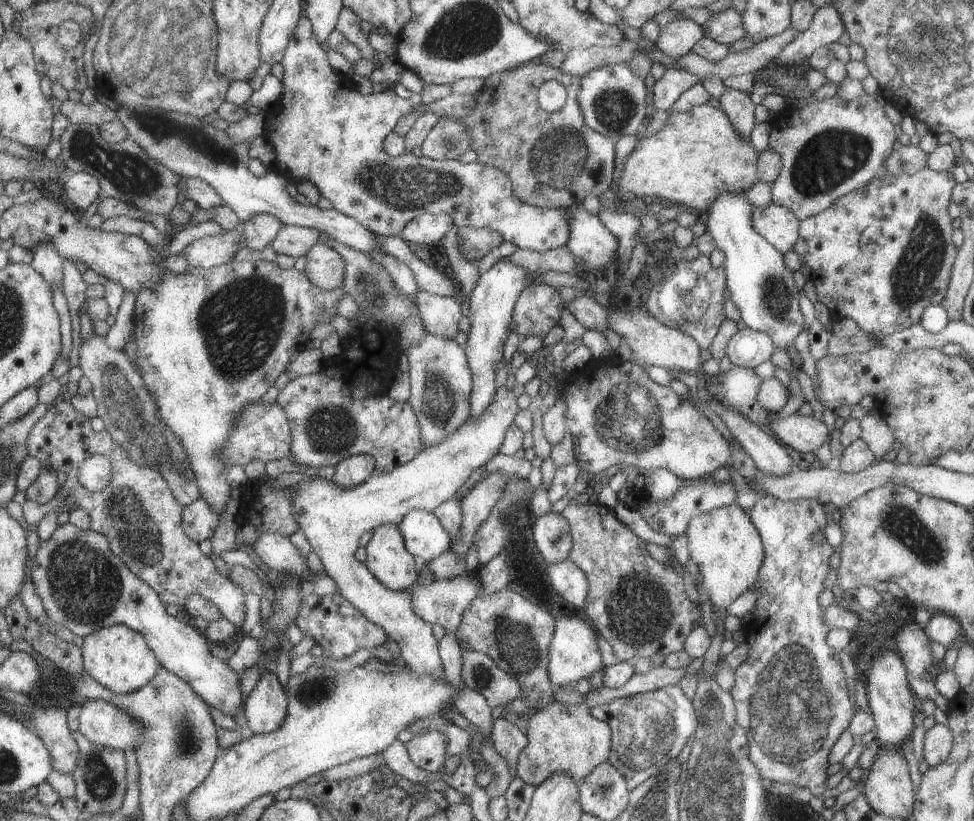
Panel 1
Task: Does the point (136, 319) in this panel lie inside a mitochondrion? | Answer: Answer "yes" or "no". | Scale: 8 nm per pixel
no

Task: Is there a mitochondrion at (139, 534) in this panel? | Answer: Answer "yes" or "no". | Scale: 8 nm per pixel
yes

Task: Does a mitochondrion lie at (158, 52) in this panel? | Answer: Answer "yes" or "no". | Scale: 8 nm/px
yes

